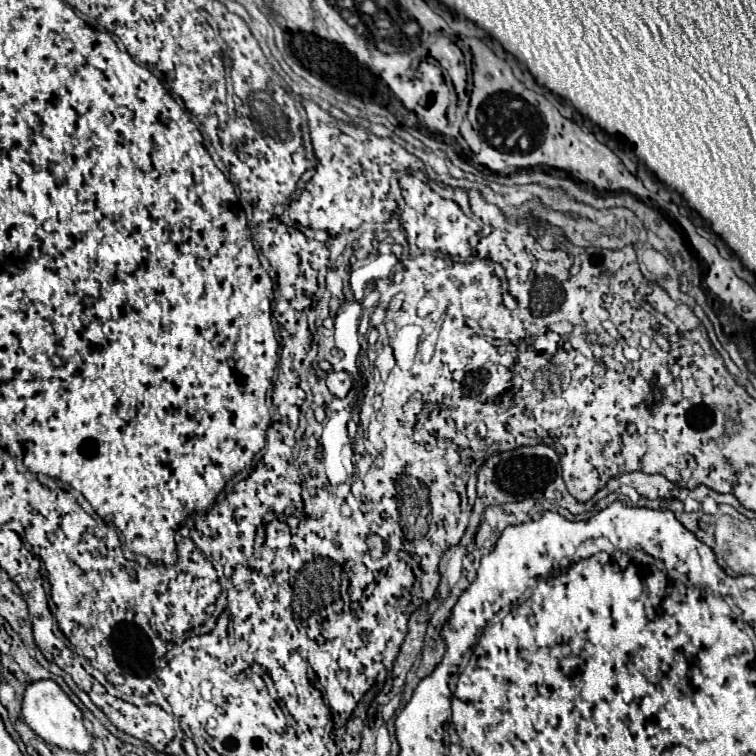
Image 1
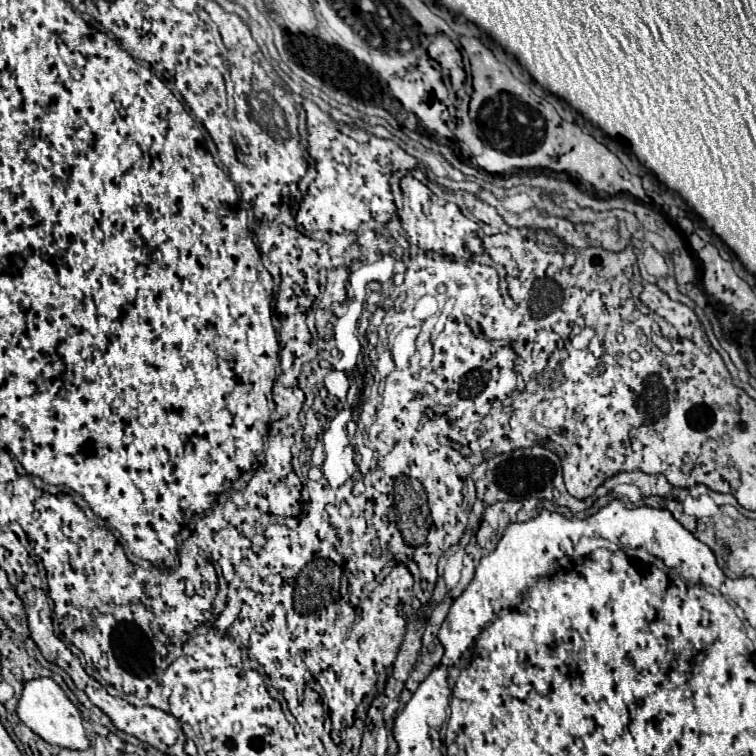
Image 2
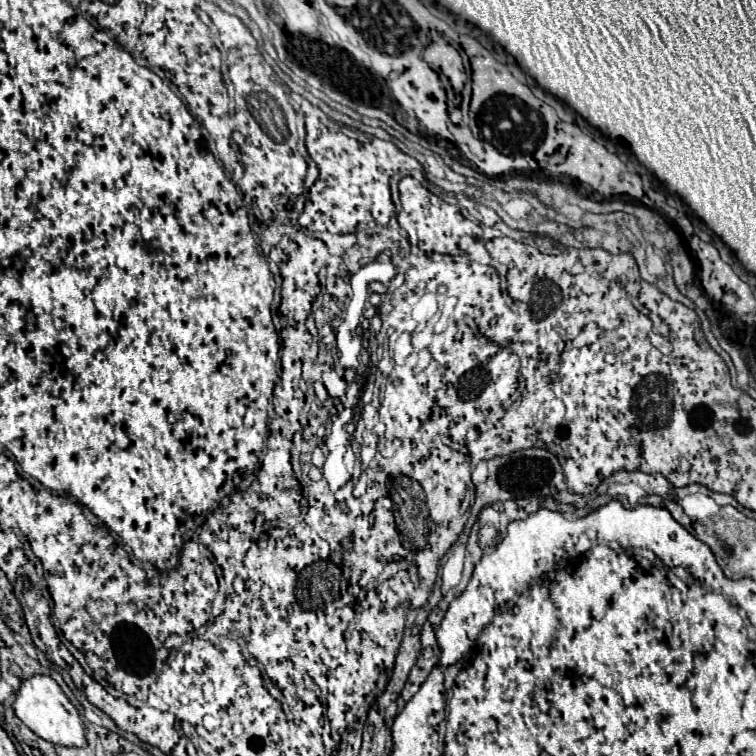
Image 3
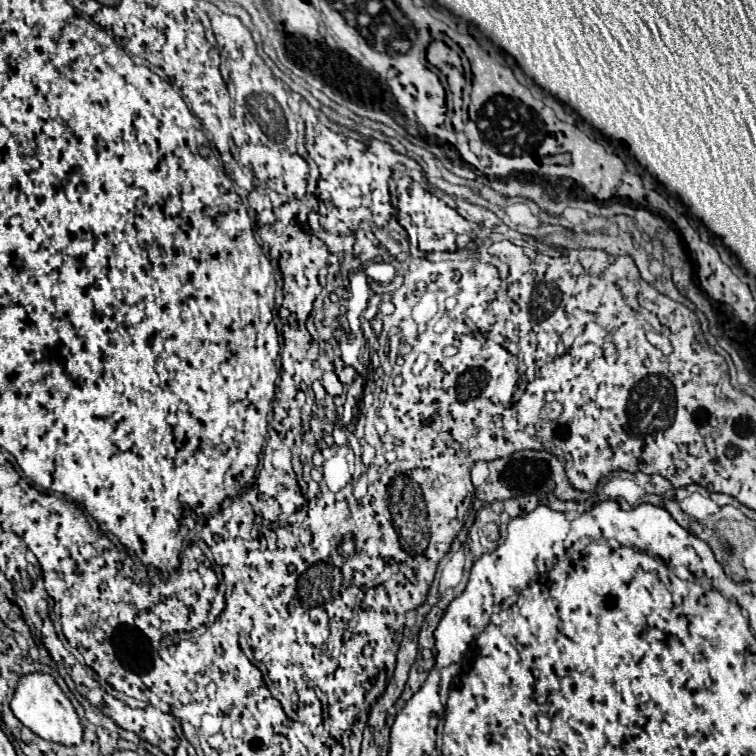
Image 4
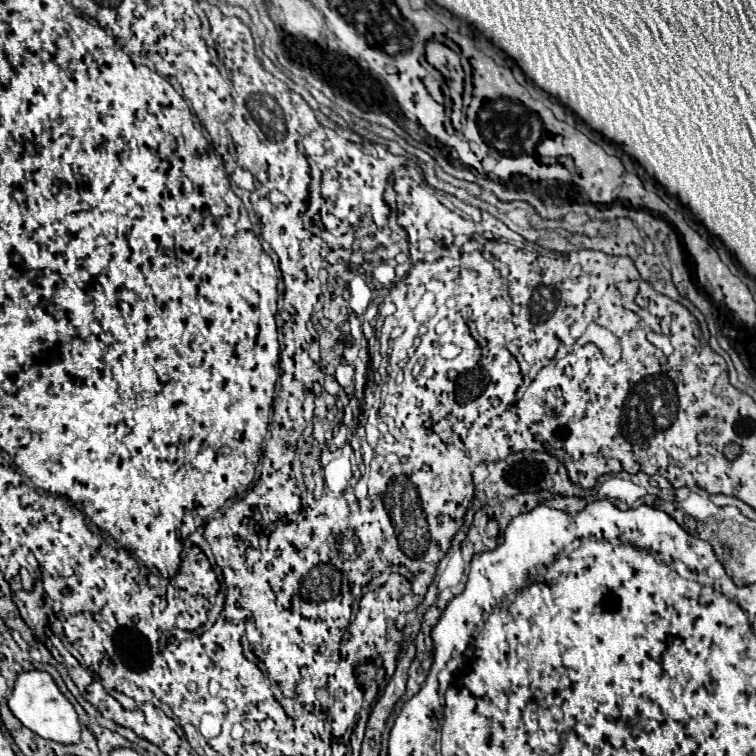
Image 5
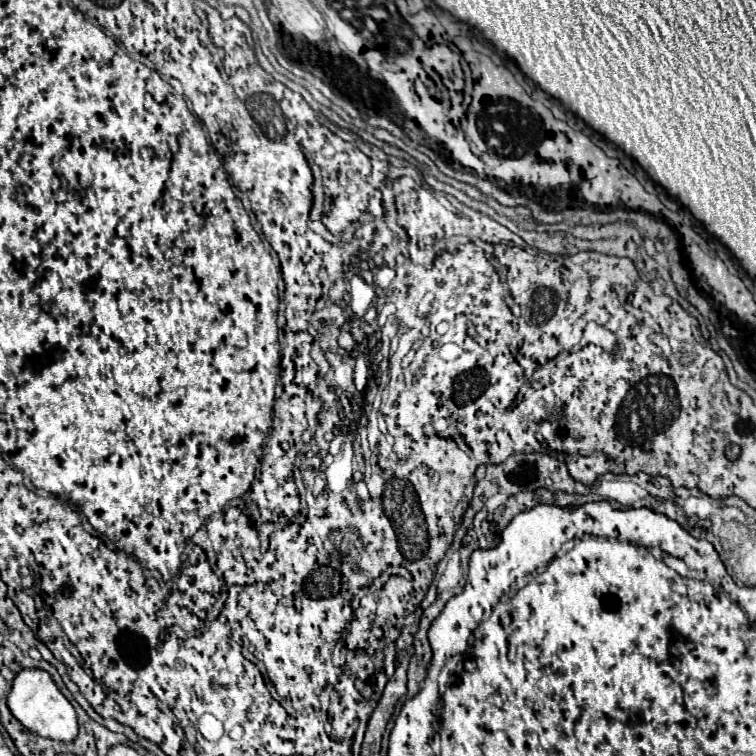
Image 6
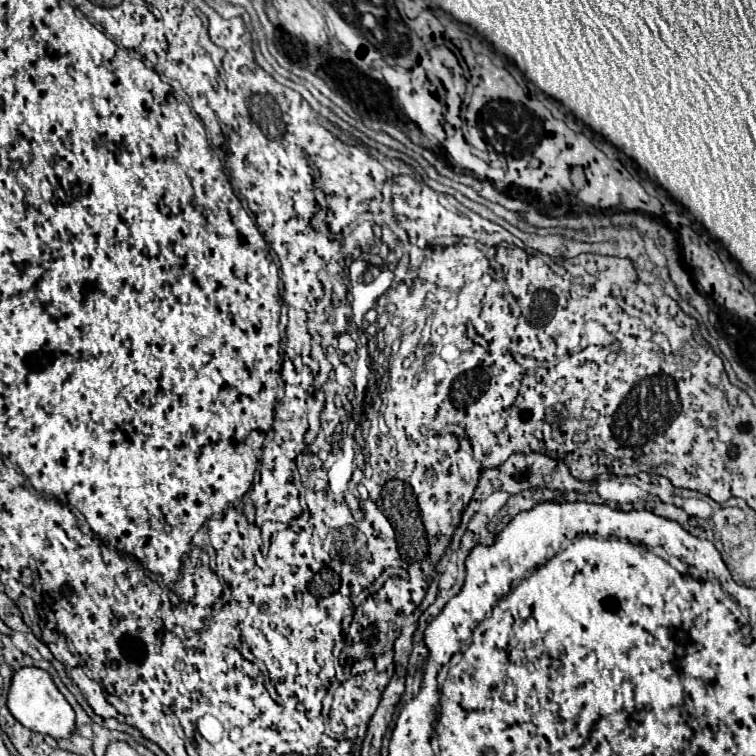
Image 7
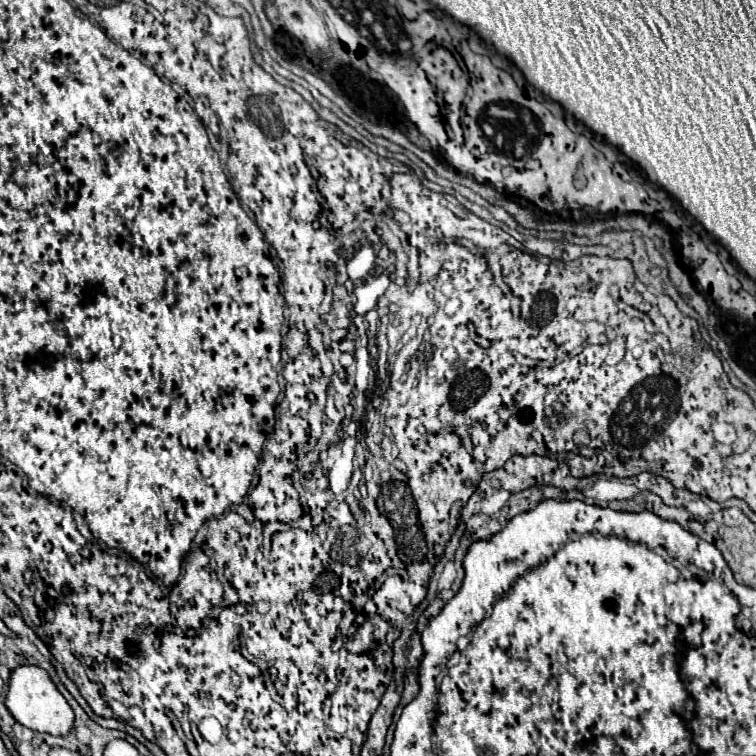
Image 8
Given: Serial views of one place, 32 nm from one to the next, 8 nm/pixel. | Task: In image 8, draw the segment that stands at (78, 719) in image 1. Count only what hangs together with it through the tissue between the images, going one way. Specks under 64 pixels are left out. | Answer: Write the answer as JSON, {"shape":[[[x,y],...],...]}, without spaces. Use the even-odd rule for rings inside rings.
{"shape":[[[20,666],[12,672],[8,694],[6,694],[6,706],[10,714],[26,728],[36,732],[46,732],[52,736],[68,736],[74,728],[74,712],[66,698],[60,694],[56,684],[50,680],[48,672],[40,666]]]}

